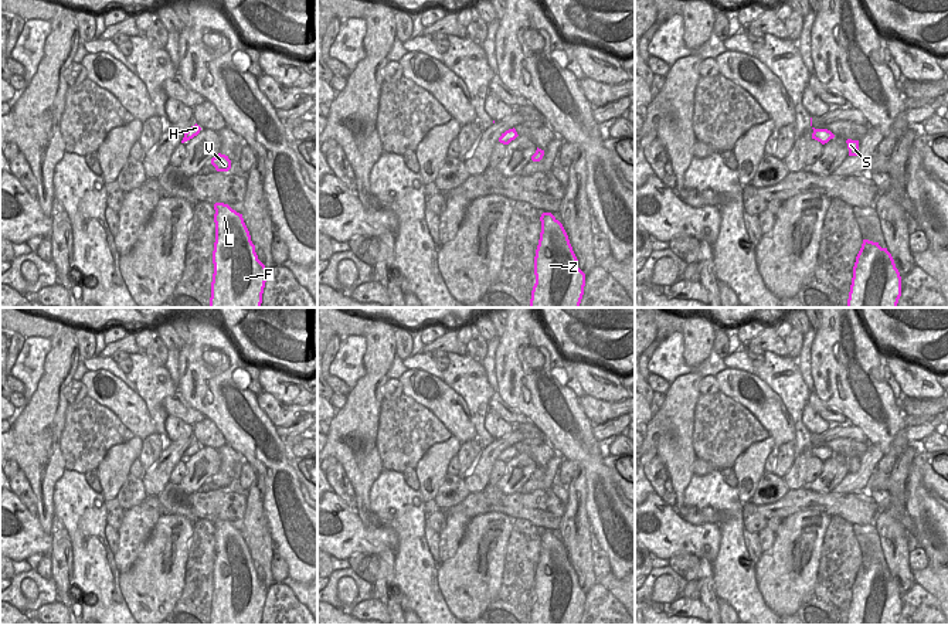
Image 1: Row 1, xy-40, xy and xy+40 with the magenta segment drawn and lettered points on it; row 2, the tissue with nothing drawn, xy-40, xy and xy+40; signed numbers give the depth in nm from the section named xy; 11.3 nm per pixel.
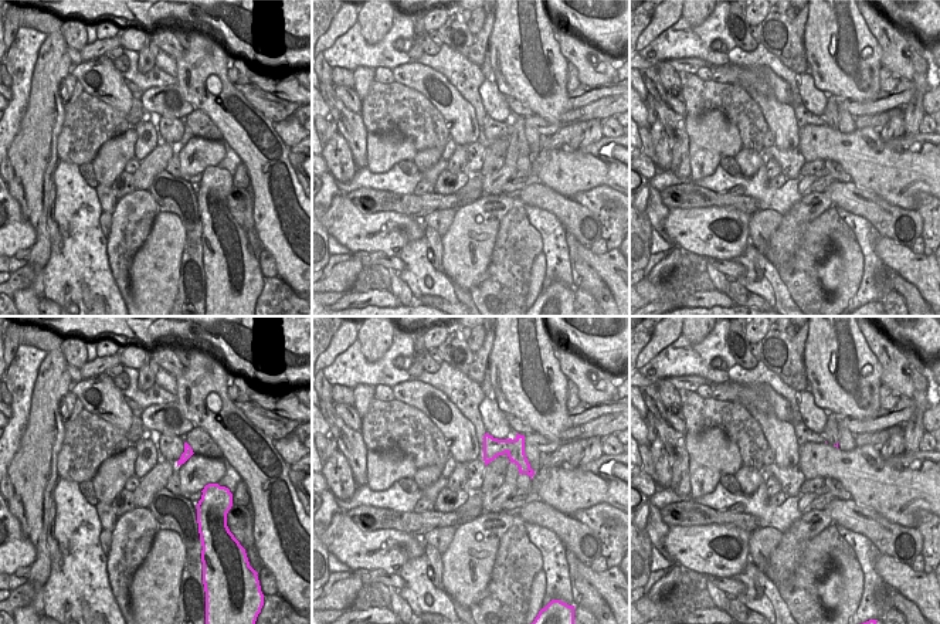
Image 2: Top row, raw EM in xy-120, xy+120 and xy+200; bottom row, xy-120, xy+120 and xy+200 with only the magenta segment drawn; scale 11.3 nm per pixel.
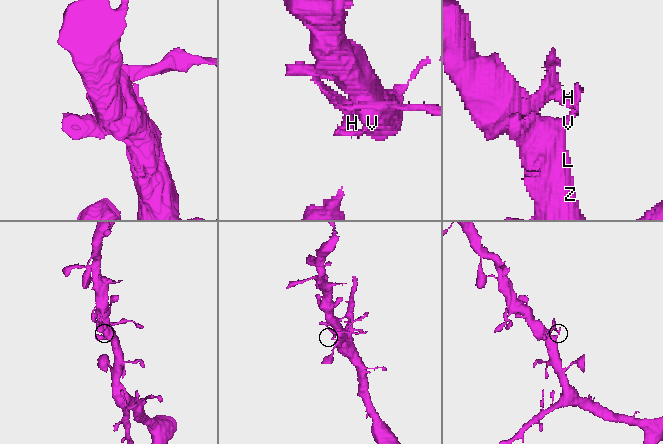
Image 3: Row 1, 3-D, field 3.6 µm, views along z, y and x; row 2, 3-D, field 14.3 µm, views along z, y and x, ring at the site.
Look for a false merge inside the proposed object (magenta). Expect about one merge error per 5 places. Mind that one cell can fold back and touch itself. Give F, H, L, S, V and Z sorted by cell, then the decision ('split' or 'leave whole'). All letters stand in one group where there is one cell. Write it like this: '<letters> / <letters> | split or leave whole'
F L V Z / H S | split

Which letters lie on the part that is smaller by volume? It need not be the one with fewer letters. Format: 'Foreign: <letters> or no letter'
Foreign: H, S

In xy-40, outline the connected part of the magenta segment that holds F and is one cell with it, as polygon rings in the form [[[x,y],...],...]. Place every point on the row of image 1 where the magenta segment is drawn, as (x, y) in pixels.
[[[214,204],[215,242],[210,308],[261,308],[268,269],[258,259],[242,214]]]

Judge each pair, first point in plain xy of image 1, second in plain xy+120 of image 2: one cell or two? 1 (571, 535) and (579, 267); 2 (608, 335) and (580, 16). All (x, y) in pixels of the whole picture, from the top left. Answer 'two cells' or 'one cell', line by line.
1: one cell
2: one cell

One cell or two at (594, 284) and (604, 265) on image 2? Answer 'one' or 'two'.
two

